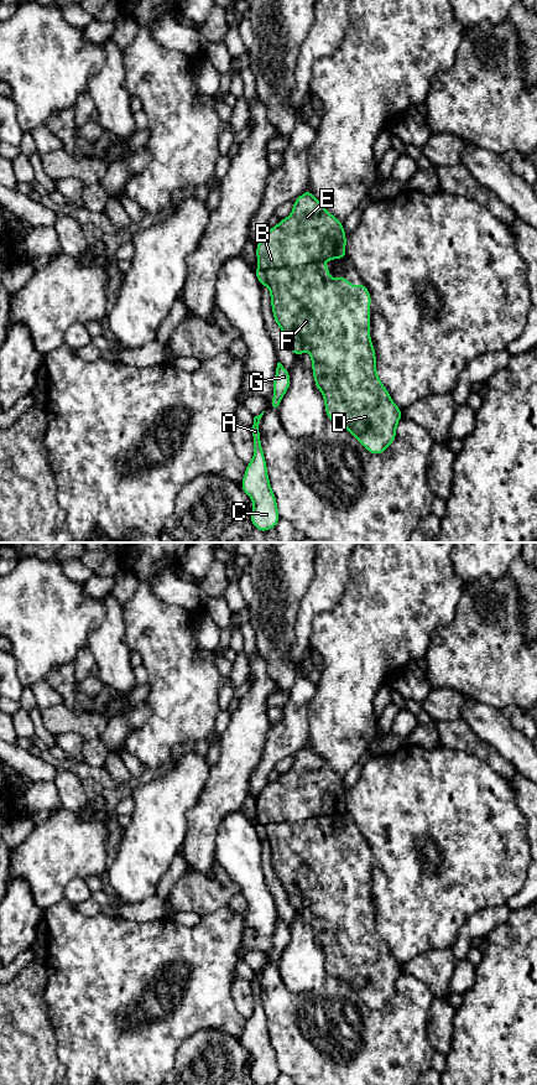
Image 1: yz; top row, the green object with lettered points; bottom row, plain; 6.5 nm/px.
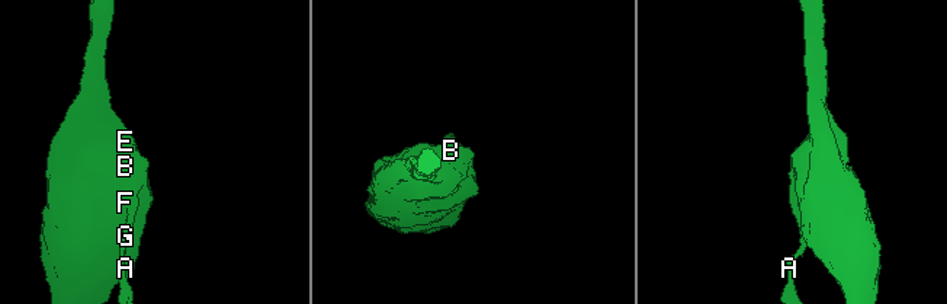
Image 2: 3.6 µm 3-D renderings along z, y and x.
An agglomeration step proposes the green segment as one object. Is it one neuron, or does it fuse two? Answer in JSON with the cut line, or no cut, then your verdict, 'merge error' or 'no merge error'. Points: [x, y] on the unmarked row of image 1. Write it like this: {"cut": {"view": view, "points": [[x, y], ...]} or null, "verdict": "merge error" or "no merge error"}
{"cut": {"view": "yz", "points": [[259, 821], [264, 826], [267, 839]]}, "verdict": "merge error"}

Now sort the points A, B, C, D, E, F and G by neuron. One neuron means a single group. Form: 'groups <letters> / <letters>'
groups A C G / B D E F

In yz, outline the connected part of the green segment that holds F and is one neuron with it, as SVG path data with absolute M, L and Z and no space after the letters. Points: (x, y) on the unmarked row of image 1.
M309 743L302 748L296 756L293 756L292 768L285 773L280 774L278 779L275 783L268 783L264 790L259 794L256 801L256 813L257 820L261 825L265 826L267 840L270 842L271 851L271 862L275 872L276 879L281 883L283 889L287 893L288 902L291 907L301 912L304 908L304 903L308 903L312 914L312 925L316 941L323 949L325 969L329 976L339 978L344 983L346 983L371 1009L382 1009L386 1003L393 998L396 993L396 982L398 980L400 974L402 972L402 965L393 957L387 944L380 936L379 930L376 928L376 910L375 903L370 893L370 860L371 860L371 850L361 836L359 842L356 843L353 839L349 837L343 830L338 834L329 832L329 821L327 819L322 819L317 824L301 824L301 820L307 820L314 816L323 815L333 815L333 814L344 814L346 813L346 789L344 788L344 782L340 775L338 775L333 769L330 769L327 763L314 752L314 749L309 746Z

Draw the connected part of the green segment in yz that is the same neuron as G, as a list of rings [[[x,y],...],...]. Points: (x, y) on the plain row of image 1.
[[[278,917],[276,923],[273,941],[273,952],[270,964],[278,966],[282,952],[288,945],[291,939],[290,926]]]

